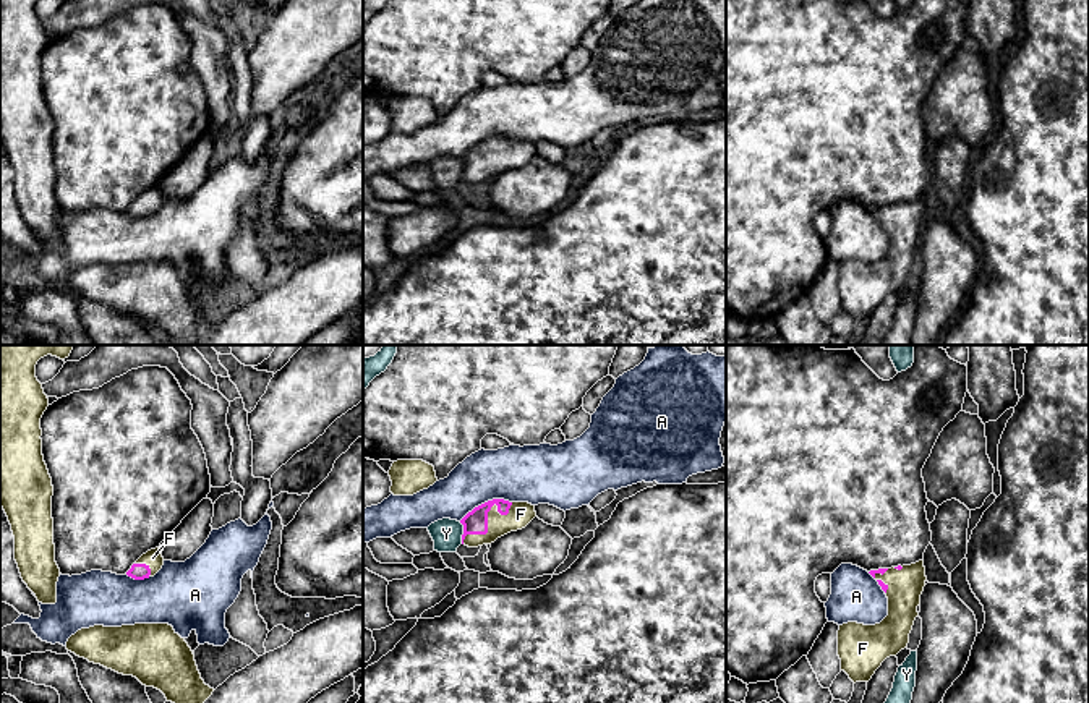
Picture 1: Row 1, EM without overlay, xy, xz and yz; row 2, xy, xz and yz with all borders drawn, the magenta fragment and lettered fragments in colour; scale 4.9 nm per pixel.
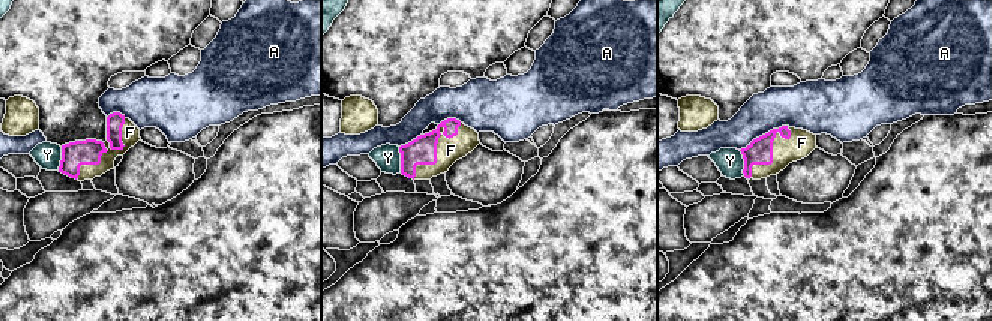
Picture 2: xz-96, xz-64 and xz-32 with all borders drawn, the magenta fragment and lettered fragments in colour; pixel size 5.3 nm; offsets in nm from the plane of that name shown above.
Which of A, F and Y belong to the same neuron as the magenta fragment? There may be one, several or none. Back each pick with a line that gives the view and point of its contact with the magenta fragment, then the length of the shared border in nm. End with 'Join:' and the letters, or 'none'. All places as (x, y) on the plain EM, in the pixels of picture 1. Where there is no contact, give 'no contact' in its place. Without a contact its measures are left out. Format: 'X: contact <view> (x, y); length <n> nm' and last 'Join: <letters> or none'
F: contact xz (486, 156); length 320 nm
Join: F

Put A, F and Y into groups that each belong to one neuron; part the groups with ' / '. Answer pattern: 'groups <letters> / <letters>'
groups A / F / Y

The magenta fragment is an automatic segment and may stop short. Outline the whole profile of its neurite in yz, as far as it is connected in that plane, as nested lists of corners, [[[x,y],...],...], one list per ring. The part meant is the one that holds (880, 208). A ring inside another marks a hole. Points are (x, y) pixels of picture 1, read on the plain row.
[[[924,198],[869,209],[888,235],[888,253],[875,262],[848,259],[838,267],[841,308],[856,319],[869,319],[882,300],[909,280],[925,224]]]

